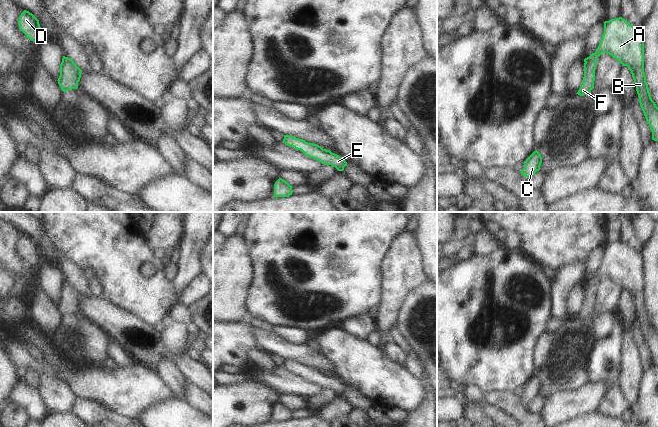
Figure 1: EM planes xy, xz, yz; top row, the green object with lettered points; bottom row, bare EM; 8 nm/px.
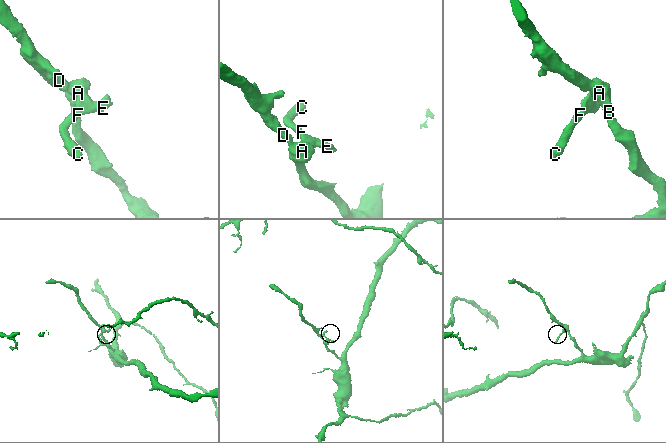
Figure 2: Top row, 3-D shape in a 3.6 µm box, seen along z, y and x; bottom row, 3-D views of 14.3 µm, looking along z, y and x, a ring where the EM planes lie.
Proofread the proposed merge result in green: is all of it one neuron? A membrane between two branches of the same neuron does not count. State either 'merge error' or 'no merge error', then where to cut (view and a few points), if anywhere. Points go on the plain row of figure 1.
no merge error; cut none

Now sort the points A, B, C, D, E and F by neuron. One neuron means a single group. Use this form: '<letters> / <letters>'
A B C D E F

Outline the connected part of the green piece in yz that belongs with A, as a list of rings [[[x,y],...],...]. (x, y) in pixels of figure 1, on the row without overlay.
[[[622,241],[604,246],[604,257],[596,276],[584,283],[584,302],[576,318],[584,320],[594,312],[596,285],[603,277],[611,279],[631,295],[652,364],[658,366],[658,331],[651,322],[646,306],[641,252],[631,249]]]

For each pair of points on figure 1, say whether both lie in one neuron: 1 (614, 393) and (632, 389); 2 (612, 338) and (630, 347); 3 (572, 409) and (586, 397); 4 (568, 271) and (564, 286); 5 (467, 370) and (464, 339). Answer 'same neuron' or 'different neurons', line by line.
1: different neurons
2: different neurons
3: same neuron
4: same neuron
5: same neuron

